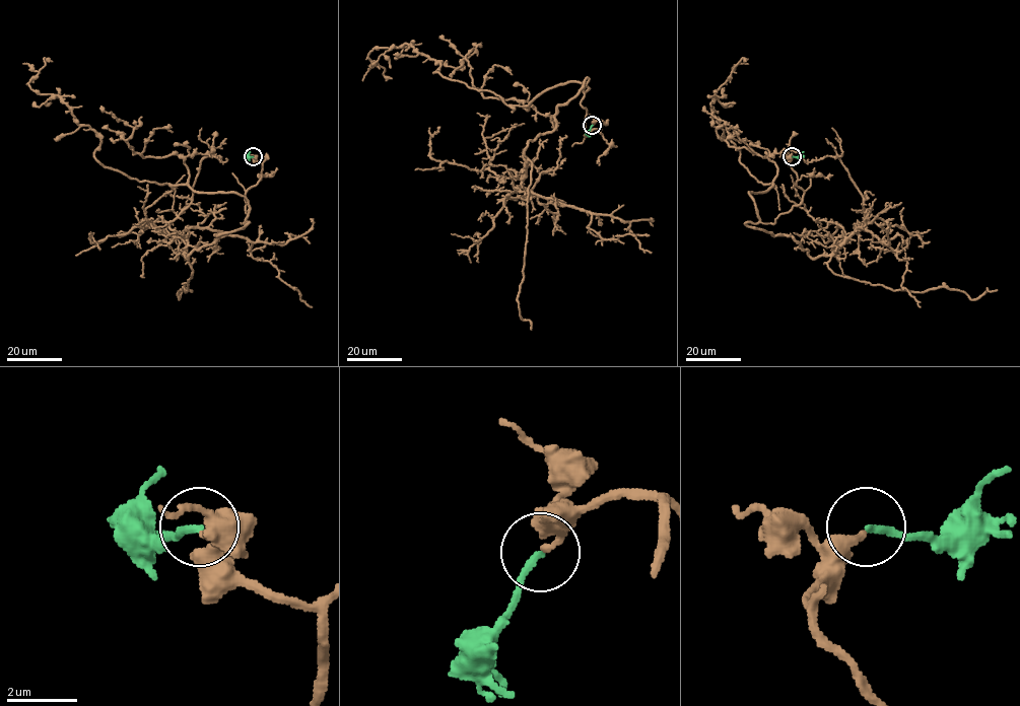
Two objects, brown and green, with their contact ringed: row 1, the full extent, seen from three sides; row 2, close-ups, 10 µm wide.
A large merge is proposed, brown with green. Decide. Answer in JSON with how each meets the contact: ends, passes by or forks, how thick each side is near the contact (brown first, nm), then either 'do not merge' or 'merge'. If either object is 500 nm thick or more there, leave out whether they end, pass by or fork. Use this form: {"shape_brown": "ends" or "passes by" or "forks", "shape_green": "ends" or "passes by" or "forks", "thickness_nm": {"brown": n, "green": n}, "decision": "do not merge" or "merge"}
{"shape_brown": "ends", "shape_green": "ends", "thickness_nm": {"brown": 240, "green": 190}, "decision": "merge"}

